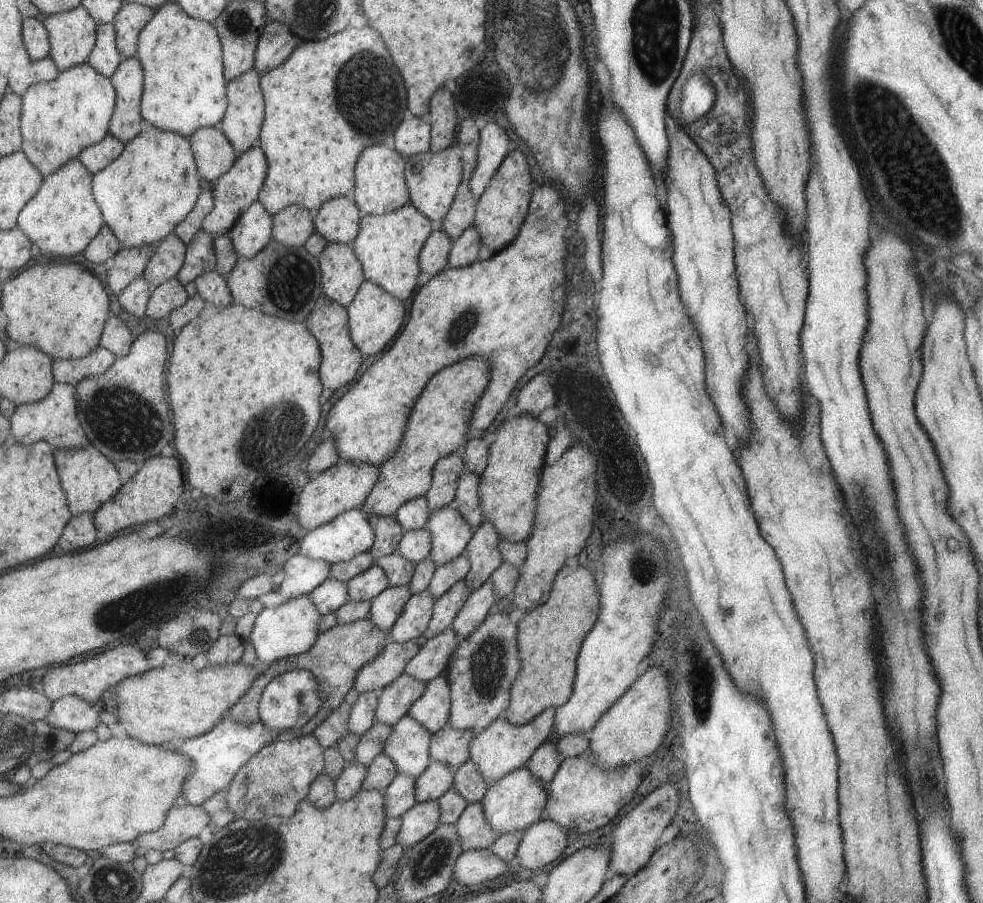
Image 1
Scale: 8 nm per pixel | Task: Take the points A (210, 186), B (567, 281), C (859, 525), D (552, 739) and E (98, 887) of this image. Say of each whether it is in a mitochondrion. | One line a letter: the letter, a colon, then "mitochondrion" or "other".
A: other
B: other
C: other
D: other
E: mitochondrion

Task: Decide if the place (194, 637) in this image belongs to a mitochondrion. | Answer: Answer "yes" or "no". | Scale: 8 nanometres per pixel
yes

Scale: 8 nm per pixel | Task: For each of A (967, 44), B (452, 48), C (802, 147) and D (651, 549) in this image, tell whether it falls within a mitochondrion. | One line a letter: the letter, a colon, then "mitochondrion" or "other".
A: mitochondrion
B: other
C: other
D: mitochondrion

